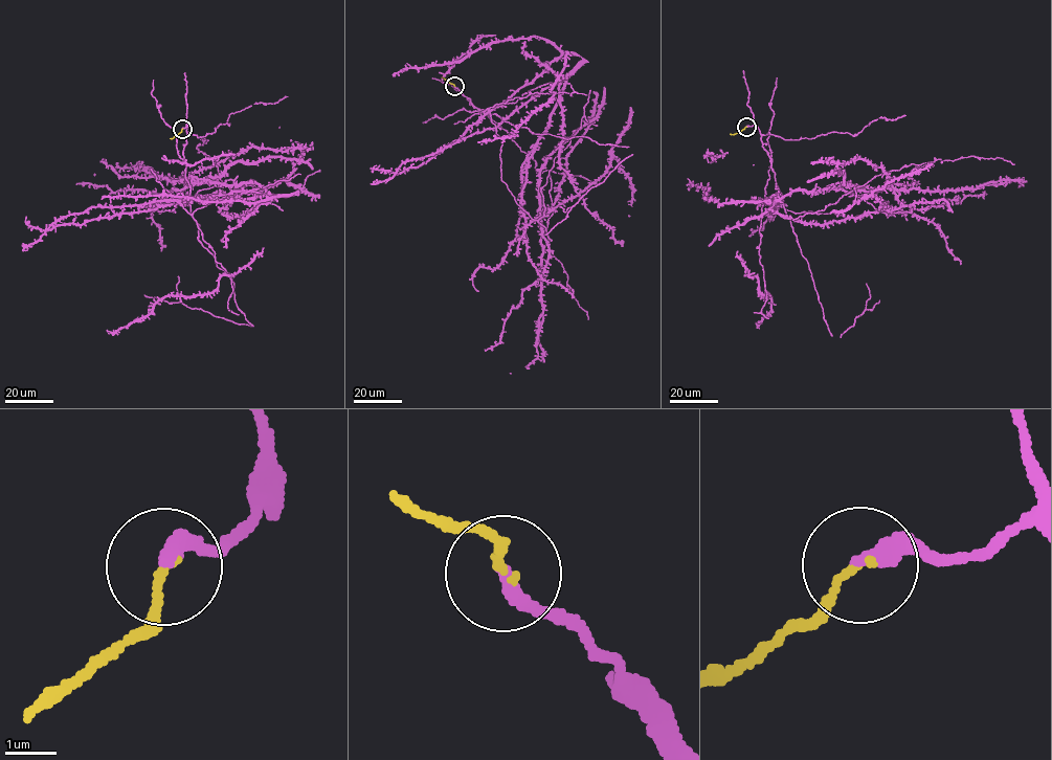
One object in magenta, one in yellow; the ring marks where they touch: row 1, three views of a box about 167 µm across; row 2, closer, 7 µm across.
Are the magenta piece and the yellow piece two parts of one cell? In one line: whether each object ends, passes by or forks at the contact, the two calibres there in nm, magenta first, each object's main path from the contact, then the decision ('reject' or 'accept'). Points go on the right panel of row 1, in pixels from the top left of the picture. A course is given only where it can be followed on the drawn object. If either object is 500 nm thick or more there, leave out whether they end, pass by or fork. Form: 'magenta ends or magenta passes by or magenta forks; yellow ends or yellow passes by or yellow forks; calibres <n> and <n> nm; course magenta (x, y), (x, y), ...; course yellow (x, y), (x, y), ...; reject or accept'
magenta ends; yellow ends; calibres 320 and 140 nm; course magenta (745, 127), (759, 130), (783, 204), (764, 201), (796, 213), (887, 213), (846, 195), (914, 163), (1014, 164); course yellow (745, 127), (730, 134); accept

